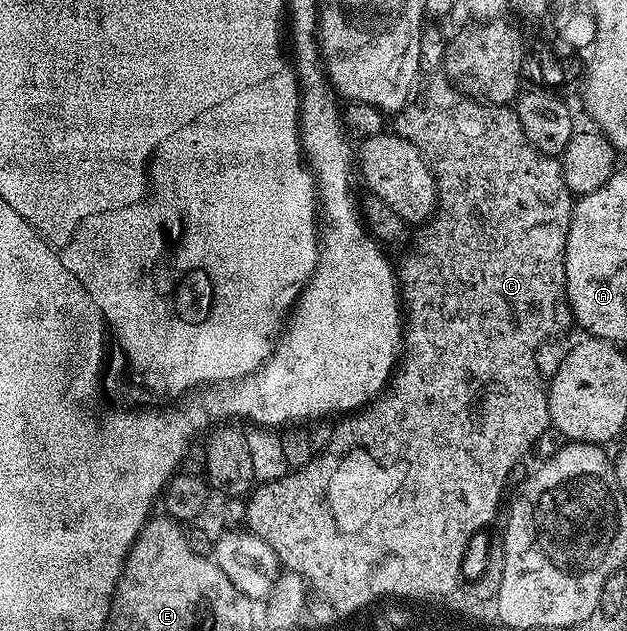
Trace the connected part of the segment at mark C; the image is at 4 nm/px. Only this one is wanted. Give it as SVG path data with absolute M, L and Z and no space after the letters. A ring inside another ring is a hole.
M426 27L421 33L421 71L425 80L425 89L418 91L416 95L410 99L409 103L396 113L395 120L397 120L397 127L395 132L398 136L407 139L421 152L424 160L429 165L430 174L437 184L437 206L435 215L420 229L421 240L417 240L413 244L413 249L406 254L401 260L401 265L396 265L395 271L397 273L397 282L399 285L399 299L403 305L403 355L399 360L399 367L396 369L395 375L390 379L386 389L375 400L370 400L364 408L360 409L356 414L346 415L337 424L337 429L329 436L329 441L325 444L325 449L318 451L316 456L303 465L301 468L294 468L289 470L285 476L280 477L275 481L267 481L269 488L261 489L254 497L253 506L250 508L250 520L253 523L253 528L261 534L263 542L267 542L267 546L271 546L271 550L277 556L278 561L288 571L294 572L296 576L302 576L306 585L310 589L313 588L330 604L334 613L343 613L345 610L355 608L358 604L363 604L369 600L370 597L377 596L378 593L383 592L402 592L402 593L438 593L445 592L446 589L453 588L454 581L461 576L461 567L463 566L464 550L467 544L471 541L476 532L484 532L490 526L489 523L498 519L498 513L501 503L497 500L497 496L502 490L501 483L505 479L505 473L516 469L518 463L529 451L533 448L533 443L544 434L545 431L550 431L551 425L549 422L549 394L547 391L547 384L543 377L539 374L539 370L535 366L535 354L537 348L543 341L549 339L551 336L564 333L568 324L571 324L571 313L569 311L569 299L565 293L565 247L567 246L567 234L569 233L569 223L571 222L571 214L573 213L573 205L575 203L574 193L570 192L567 182L563 178L563 170L561 169L561 161L556 156L545 156L539 150L526 147L524 140L521 138L521 129L517 126L517 120L513 116L509 116L508 112L500 112L497 109L479 108L476 104L467 104L464 100L460 100L453 92L446 88L447 79L439 78L439 72L443 68L442 61L444 61L444 50L447 47L446 41L441 41L441 32L437 28Z

